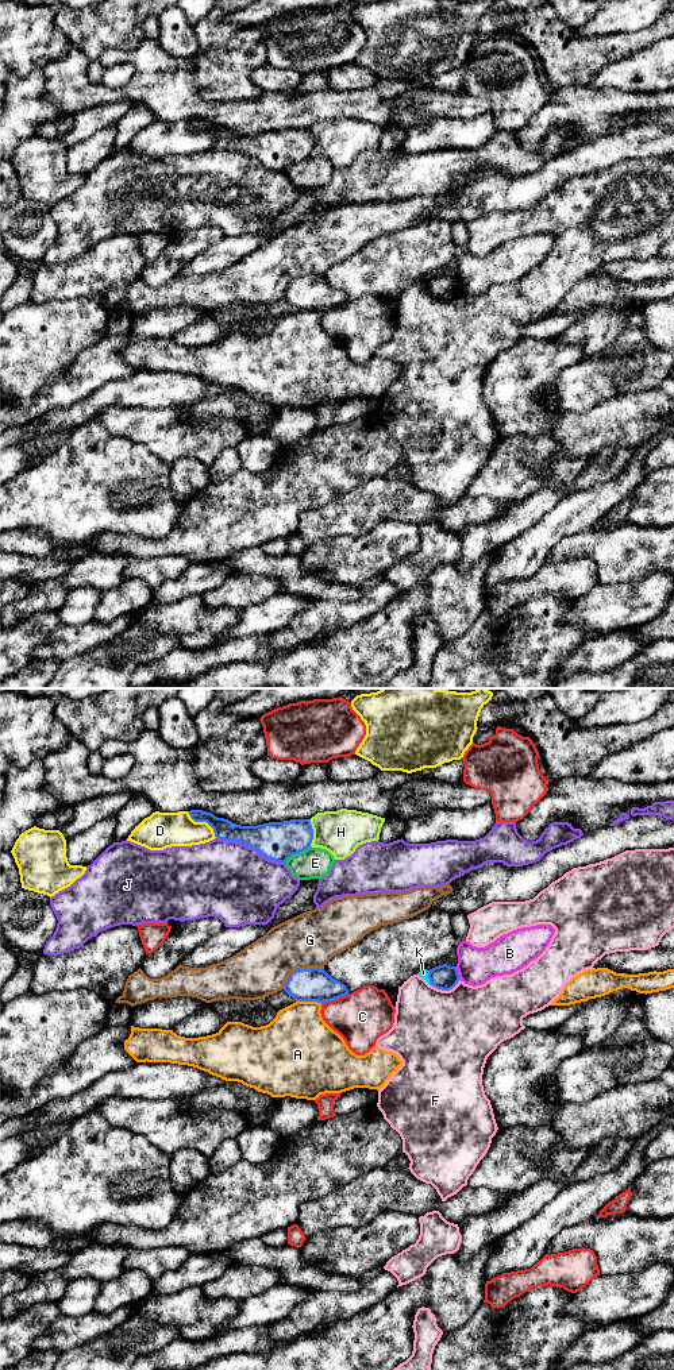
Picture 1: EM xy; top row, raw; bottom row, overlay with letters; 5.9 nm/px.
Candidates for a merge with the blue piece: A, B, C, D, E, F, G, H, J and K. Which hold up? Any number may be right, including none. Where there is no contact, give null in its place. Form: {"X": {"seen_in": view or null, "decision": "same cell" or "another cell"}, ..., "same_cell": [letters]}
{"A": {"seen_in": "xy", "decision": "another cell"}, "B": {"seen_in": "xy", "decision": "another cell"}, "C": {"seen_in": "xy", "decision": "another cell"}, "D": {"seen_in": "xy", "decision": "another cell"}, "E": {"seen_in": "xy", "decision": "another cell"}, "F": {"seen_in": "xy", "decision": "another cell"}, "G": {"seen_in": "xy", "decision": "another cell"}, "H": {"seen_in": "xy", "decision": "another cell"}, "J": {"seen_in": "xy", "decision": "another cell"}, "K": {"seen_in": "xy", "decision": "another cell"}, "same_cell": []}

